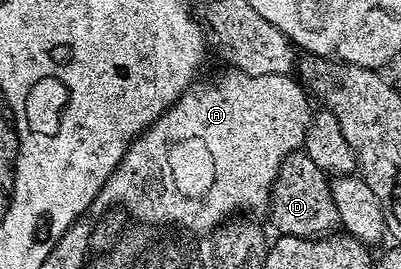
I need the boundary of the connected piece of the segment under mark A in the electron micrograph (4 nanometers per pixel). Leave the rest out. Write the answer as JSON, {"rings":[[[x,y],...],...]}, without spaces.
{"rings":[[[236,70],[228,71],[214,82],[213,88],[197,88],[198,86],[186,88],[185,93],[170,108],[167,108],[151,127],[146,128],[140,136],[134,139],[129,149],[123,154],[123,158],[115,166],[115,170],[104,181],[105,196],[101,196],[101,201],[105,200],[103,208],[105,208],[105,204],[115,206],[117,204],[115,200],[121,200],[123,206],[133,208],[133,212],[137,212],[137,216],[141,216],[141,220],[177,220],[177,224],[189,224],[189,228],[205,228],[212,233],[218,226],[224,225],[234,214],[249,214],[245,212],[257,212],[260,208],[262,211],[268,205],[269,190],[279,174],[279,166],[283,166],[285,159],[291,153],[298,151],[305,143],[307,126],[311,122],[311,107],[309,108],[309,100],[305,97],[306,89],[304,87],[301,89],[293,81],[292,75],[259,74],[252,76]]]}

